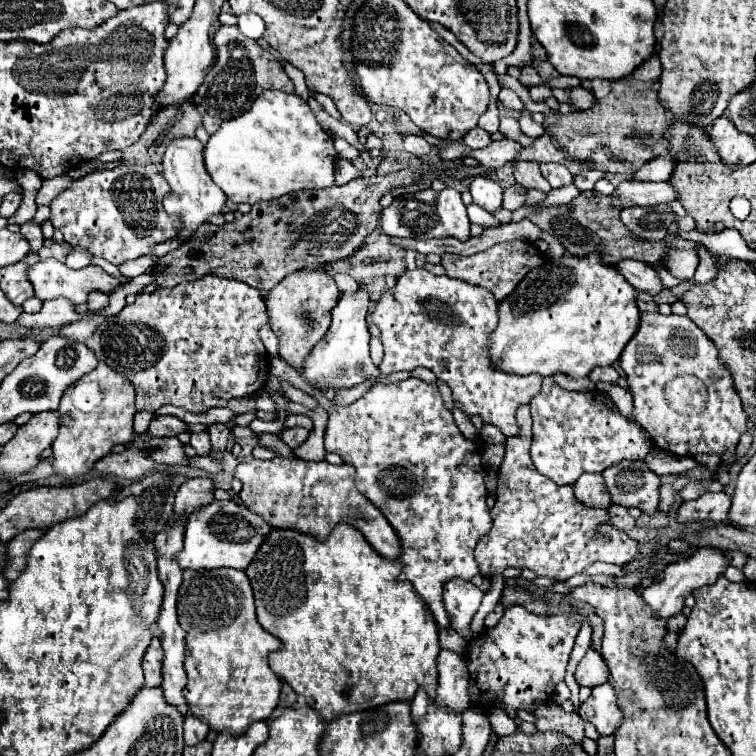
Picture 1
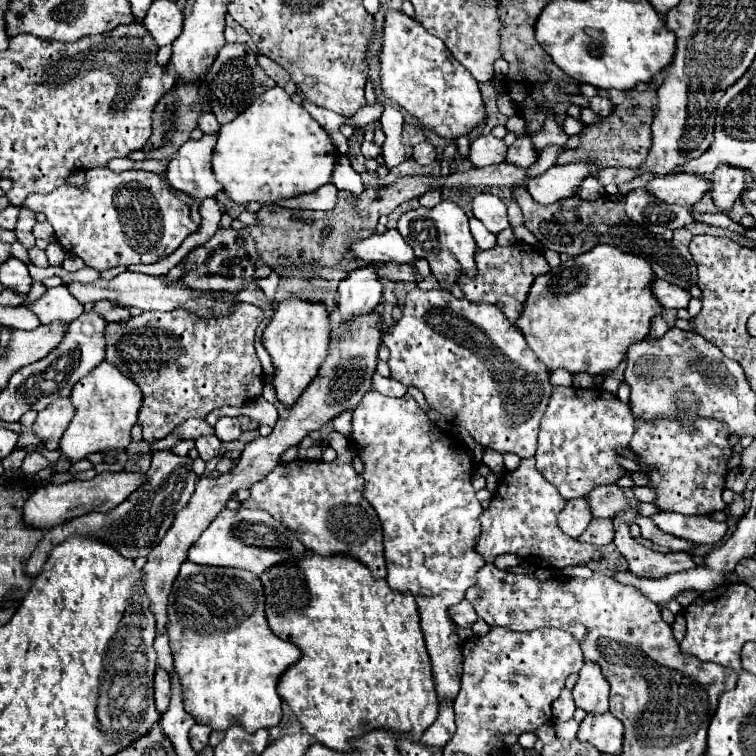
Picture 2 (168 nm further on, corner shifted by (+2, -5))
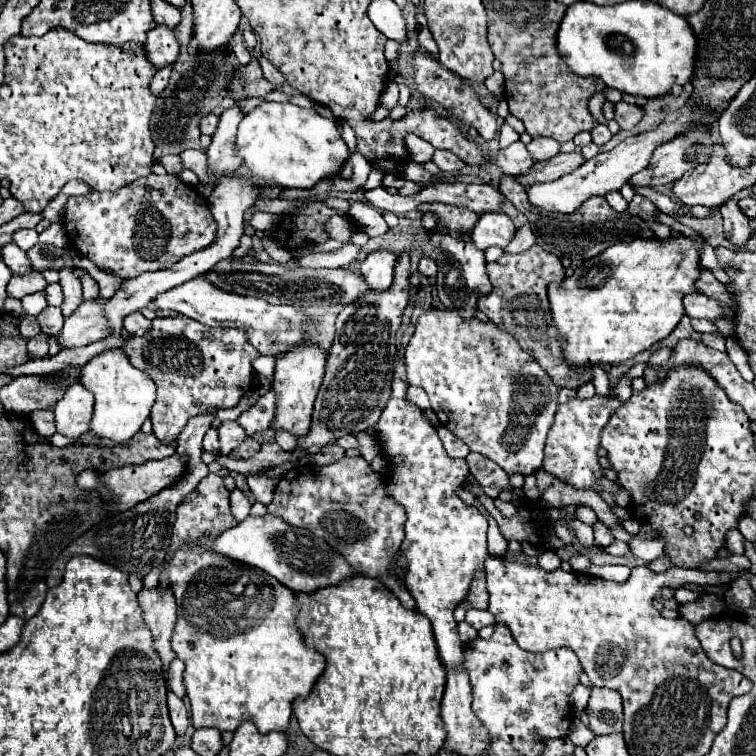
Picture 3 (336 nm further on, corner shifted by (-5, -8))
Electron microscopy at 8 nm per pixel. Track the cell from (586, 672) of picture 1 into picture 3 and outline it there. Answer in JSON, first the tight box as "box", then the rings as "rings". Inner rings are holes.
{"box":[587,689,623,735],"rings":[[[591,689],[591,699],[587,705],[589,729],[595,735],[619,733],[623,725],[623,705],[619,693],[611,689]]]}

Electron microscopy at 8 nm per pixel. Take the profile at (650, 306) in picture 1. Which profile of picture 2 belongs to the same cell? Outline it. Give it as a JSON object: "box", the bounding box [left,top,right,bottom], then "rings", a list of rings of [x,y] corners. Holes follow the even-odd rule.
{"box":[650,316,668,338],"rings":[[[656,316],[656,318],[652,318],[652,322],[650,322],[650,338],[658,338],[658,336],[662,336],[664,332],[668,330],[668,324],[666,324],[666,320],[662,318],[662,316]]]}

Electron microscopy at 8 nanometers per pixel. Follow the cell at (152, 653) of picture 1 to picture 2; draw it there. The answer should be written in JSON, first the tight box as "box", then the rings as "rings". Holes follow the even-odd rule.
{"box":[154,666,170,714],"rings":[[[160,666],[156,668],[156,674],[154,674],[154,700],[156,700],[158,712],[162,714],[170,702],[170,676]]]}

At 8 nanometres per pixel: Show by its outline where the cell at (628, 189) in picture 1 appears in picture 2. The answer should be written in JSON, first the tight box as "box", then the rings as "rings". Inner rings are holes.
{"box":[646,174,712,208],"rings":[[[668,174],[668,176],[656,176],[646,184],[646,190],[660,198],[660,202],[678,204],[684,208],[690,208],[694,202],[698,202],[706,190],[710,190],[712,184],[704,176],[694,174]]]}

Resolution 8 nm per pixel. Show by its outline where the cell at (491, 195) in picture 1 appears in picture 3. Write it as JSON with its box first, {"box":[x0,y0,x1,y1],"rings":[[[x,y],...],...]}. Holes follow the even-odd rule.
{"box":[471,213,515,251],"rings":[[[485,213],[485,215],[481,215],[479,223],[475,225],[475,229],[471,233],[471,241],[475,241],[475,245],[481,251],[485,251],[493,245],[505,247],[513,235],[515,235],[515,225],[507,215]]]}

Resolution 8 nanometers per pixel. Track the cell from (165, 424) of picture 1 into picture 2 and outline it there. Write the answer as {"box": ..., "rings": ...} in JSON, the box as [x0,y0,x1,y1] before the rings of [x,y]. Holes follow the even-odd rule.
{"box":[172,418,214,440],"rings":[[[190,418],[186,420],[184,424],[178,424],[172,434],[180,436],[182,440],[194,440],[198,436],[204,436],[204,434],[214,434],[214,428],[206,424],[206,420],[196,420],[196,418]]]}

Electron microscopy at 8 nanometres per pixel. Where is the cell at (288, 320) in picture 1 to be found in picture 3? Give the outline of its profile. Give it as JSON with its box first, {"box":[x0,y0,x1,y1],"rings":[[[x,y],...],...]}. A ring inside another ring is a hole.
{"box":[271,343,325,437],"rings":[[[303,343],[299,347],[293,347],[289,353],[277,359],[275,377],[273,377],[273,391],[277,395],[277,413],[271,425],[273,429],[287,431],[293,437],[307,435],[307,429],[311,427],[313,403],[321,387],[323,373],[325,373],[325,353],[315,343]]]}

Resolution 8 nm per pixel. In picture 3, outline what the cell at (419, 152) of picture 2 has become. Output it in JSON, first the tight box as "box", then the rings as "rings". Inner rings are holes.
{"box":[433,151,465,171],"rings":[[[435,151],[433,163],[437,163],[443,171],[459,171],[465,167],[465,163],[451,151]]]}

